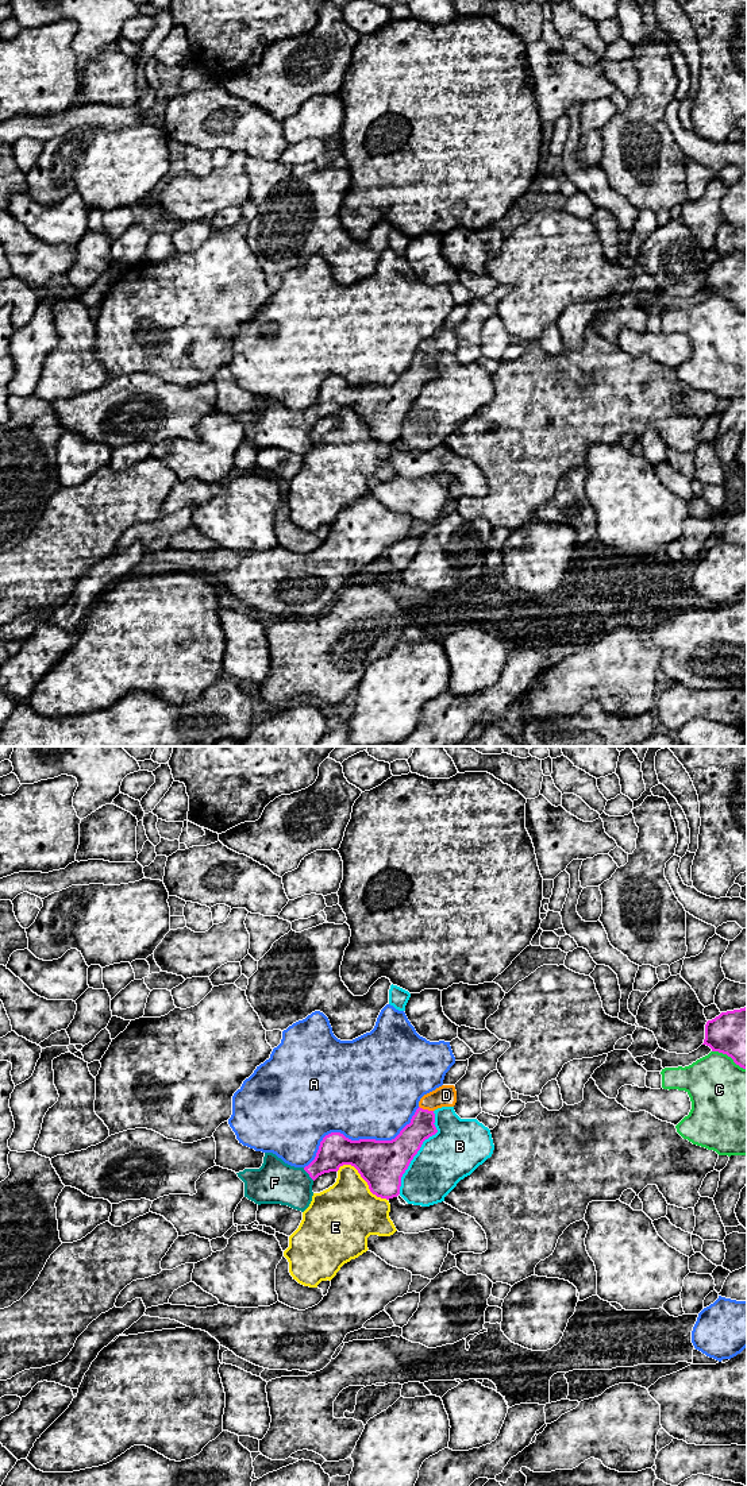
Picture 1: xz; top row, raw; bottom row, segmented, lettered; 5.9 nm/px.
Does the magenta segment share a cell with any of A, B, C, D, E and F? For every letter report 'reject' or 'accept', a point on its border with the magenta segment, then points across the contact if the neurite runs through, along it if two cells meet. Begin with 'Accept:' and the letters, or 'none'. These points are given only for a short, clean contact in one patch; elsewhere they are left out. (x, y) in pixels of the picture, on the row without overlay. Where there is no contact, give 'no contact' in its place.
Accept: F
A: reject | xz (359, 383)
B: reject | xz (418, 394)
C: reject | xz (730, 300)
D: reject | xz (426, 354) | along xz (419, 350), (432, 355)
E: reject | xz (364, 423)
F: accept | xz (308, 417) | across xz (335, 394), (308, 417), (296, 427), (274, 427)

